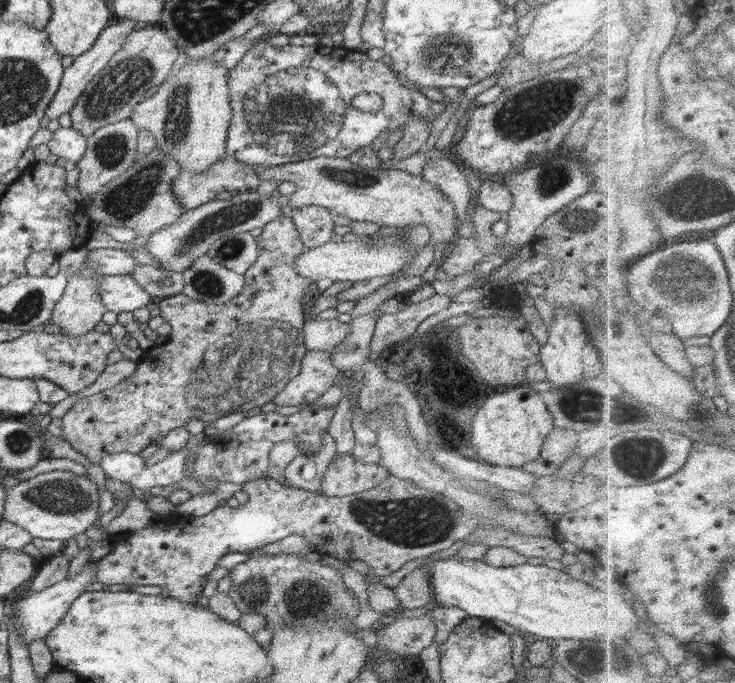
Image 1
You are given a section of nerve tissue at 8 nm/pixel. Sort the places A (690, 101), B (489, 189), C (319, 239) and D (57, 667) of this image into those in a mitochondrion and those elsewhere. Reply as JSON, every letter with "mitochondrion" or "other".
{"A":"mitochondrion","B":"other","C":"other","D":"other"}

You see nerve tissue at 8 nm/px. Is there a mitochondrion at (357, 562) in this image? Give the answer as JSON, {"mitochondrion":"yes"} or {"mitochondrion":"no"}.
{"mitochondrion":"no"}

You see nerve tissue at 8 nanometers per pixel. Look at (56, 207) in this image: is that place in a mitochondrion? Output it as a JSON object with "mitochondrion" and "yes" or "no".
{"mitochondrion":"no"}

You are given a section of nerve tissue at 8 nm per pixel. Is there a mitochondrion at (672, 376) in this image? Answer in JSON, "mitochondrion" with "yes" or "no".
{"mitochondrion":"no"}

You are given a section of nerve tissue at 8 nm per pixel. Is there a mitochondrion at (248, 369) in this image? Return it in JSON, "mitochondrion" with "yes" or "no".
{"mitochondrion":"yes"}

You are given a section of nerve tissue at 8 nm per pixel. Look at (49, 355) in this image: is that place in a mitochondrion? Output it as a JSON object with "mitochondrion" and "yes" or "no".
{"mitochondrion":"no"}

